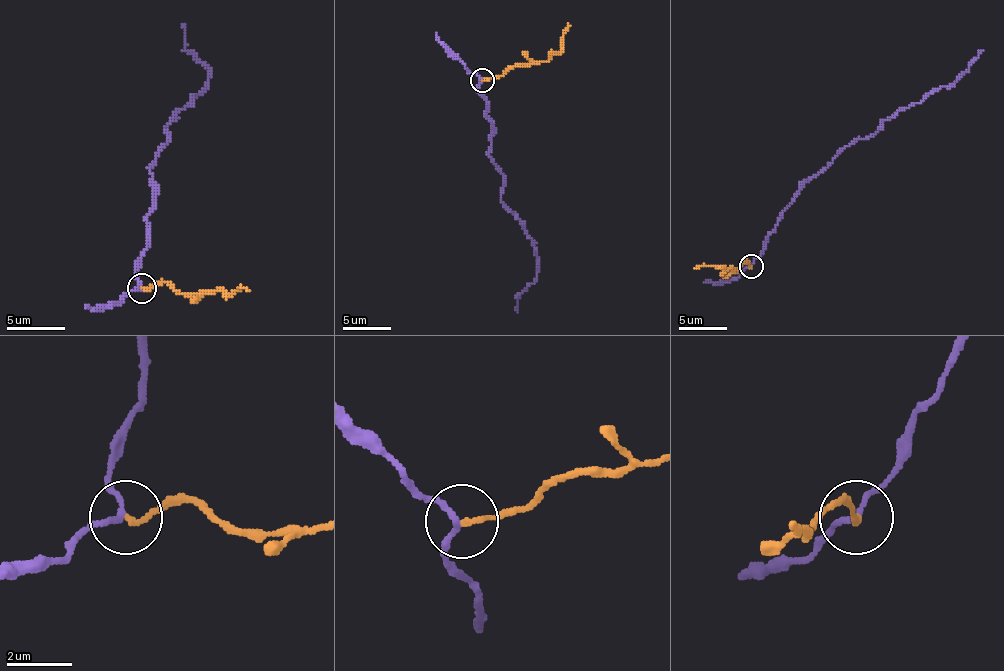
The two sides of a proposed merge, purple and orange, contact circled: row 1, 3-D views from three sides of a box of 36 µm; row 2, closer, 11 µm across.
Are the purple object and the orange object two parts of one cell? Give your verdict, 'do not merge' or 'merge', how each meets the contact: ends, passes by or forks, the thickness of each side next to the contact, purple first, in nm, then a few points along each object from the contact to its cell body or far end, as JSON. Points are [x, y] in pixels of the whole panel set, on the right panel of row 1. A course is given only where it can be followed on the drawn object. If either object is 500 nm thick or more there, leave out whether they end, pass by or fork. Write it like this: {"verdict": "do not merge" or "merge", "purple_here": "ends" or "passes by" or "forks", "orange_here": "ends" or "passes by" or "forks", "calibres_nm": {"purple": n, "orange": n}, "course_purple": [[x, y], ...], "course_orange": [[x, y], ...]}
{"verdict": "do not merge", "purple_here": "passes by", "orange_here": "ends", "calibres_nm": {"purple": 160, "orange": 150}, "course_purple": [[751, 265], [794, 194], [847, 146], [871, 136], [885, 120], [950, 86], [983, 50]], "course_orange": [[751, 265], [746, 261], [737, 270], [725, 270], [720, 265], [694, 268]]}

